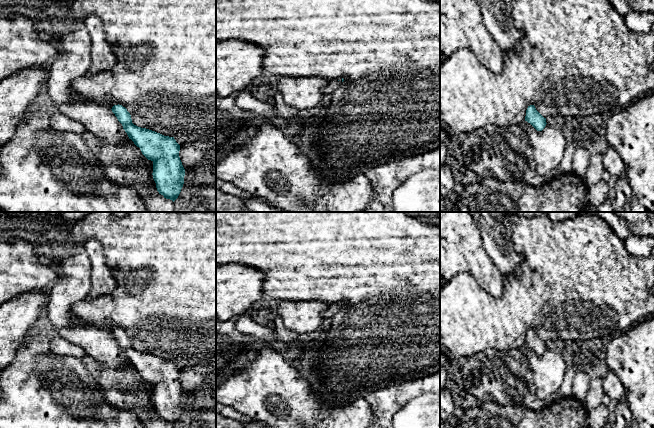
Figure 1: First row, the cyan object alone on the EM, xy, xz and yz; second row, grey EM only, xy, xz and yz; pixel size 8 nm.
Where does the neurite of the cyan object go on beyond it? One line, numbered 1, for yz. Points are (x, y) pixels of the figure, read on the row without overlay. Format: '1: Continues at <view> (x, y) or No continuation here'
1: No continuation here

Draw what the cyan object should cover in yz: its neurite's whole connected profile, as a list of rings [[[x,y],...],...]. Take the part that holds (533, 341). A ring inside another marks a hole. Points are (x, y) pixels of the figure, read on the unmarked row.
[[[534,329],[528,330],[526,334],[525,345],[530,347],[537,355],[542,355],[546,350],[546,342],[544,342],[535,332]]]

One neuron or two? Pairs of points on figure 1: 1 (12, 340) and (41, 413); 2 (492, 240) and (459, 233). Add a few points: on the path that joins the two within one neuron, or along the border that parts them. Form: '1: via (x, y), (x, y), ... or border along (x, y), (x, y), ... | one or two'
1: border along (31, 332), (25, 336), (10, 363) | two
2: border along (476, 222), (481, 234), (483, 247), (491, 260) | two

